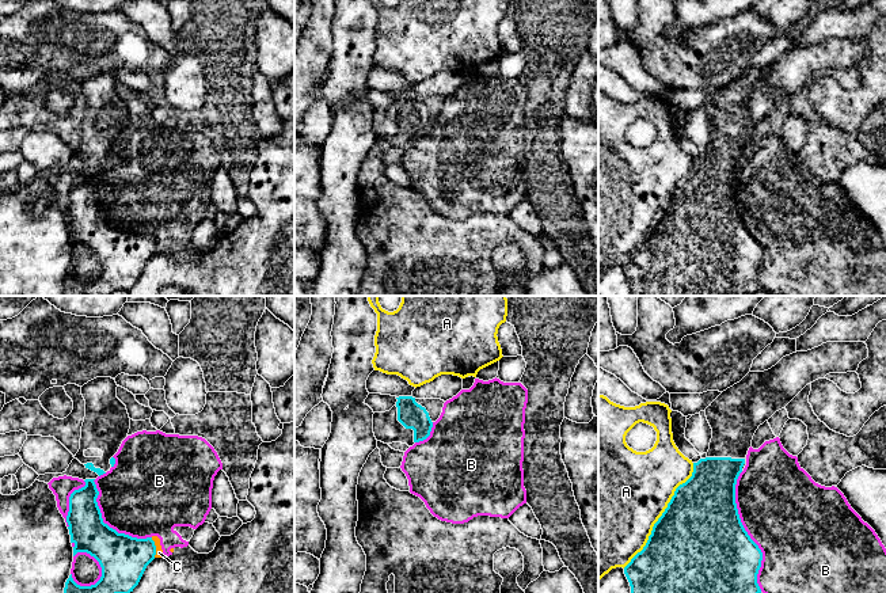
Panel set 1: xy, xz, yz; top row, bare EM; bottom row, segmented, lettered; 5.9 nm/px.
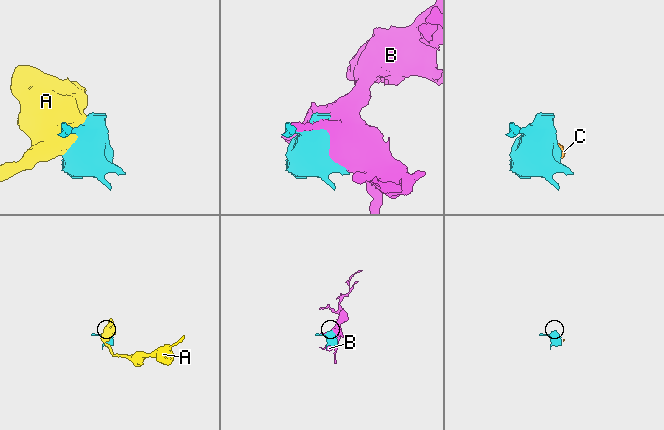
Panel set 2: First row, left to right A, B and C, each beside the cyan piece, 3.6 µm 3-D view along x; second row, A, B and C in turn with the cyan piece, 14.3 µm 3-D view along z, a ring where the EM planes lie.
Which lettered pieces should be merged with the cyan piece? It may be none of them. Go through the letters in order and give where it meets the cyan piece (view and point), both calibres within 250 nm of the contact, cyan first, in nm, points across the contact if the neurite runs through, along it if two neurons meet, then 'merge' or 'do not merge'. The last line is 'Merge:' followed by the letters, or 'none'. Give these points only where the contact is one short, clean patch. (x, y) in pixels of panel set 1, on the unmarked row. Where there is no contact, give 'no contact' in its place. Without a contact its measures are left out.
A: contact yz (662, 211); calibres 500 and 480 nm; do not merge
B: contact yz (745, 227); calibres 500 and 500 nm; do not merge
C: contact xy (155, 243); calibres 280 and 50 nm; border xy (151, 234), (155, 242), (155, 253); do not merge
Merge: none

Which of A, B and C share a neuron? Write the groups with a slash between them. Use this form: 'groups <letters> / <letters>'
groups A / B C

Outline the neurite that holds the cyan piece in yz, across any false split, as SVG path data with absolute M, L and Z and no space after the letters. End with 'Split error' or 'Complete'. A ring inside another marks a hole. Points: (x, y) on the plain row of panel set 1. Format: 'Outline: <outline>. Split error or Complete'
Outline: M826 38L796 47L768 66L749 68L706 104L712 125L707 153L693 159L692 172L676 185L646 242L624 263L631 296L749 296L761 289L757 270L763 248L745 227L735 199L737 175L753 132L807 80L829 69L856 68L867 53L864 38Z. Split error

